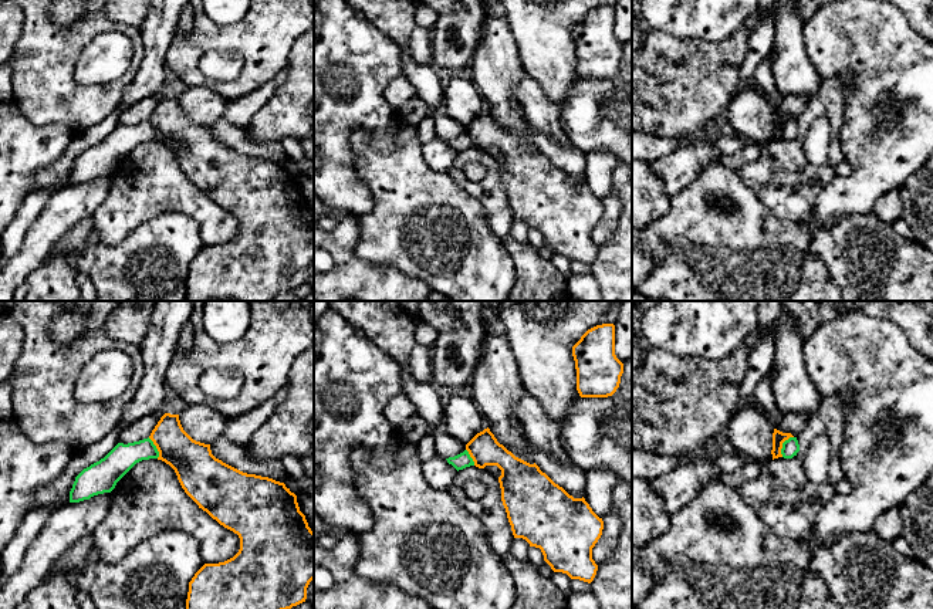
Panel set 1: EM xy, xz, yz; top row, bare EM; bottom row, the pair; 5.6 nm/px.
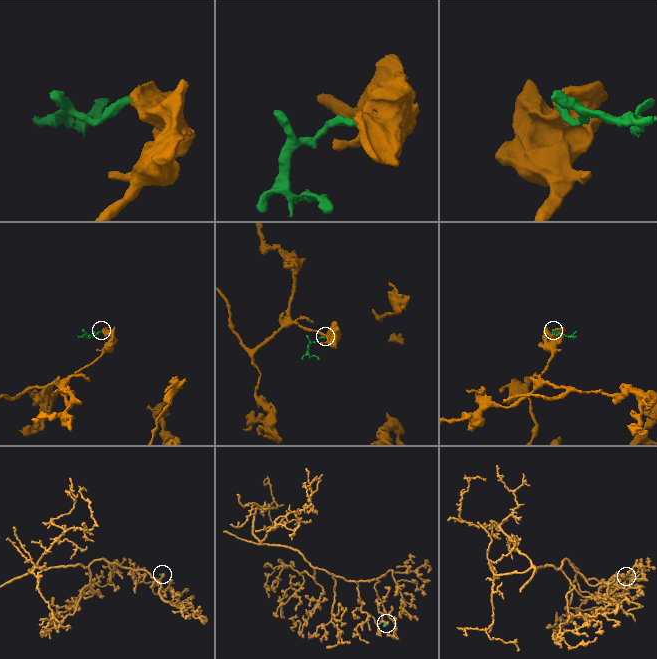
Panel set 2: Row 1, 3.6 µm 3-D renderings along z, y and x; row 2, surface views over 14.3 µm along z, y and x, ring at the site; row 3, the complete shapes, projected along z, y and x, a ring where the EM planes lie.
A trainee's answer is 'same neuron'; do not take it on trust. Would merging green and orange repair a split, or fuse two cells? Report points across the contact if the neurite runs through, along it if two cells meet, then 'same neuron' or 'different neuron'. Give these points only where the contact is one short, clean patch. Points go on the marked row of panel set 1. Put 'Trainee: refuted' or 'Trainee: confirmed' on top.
Trainee: refuted
border yz (793, 436), (783, 443), (781, 456); different neuron

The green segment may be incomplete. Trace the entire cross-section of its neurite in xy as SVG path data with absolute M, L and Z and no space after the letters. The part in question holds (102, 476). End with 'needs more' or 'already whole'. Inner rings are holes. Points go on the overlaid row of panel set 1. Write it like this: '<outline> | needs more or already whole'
M148 437L133 443L118 443L104 459L84 468L70 491L70 503L111 493L116 483L139 461L158 459L159 451Z | already whole

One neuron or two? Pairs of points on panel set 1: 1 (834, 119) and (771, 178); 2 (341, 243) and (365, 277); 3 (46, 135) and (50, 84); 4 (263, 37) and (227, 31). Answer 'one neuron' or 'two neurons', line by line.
1: one neuron
2: one neuron
3: two neurons
4: one neuron

